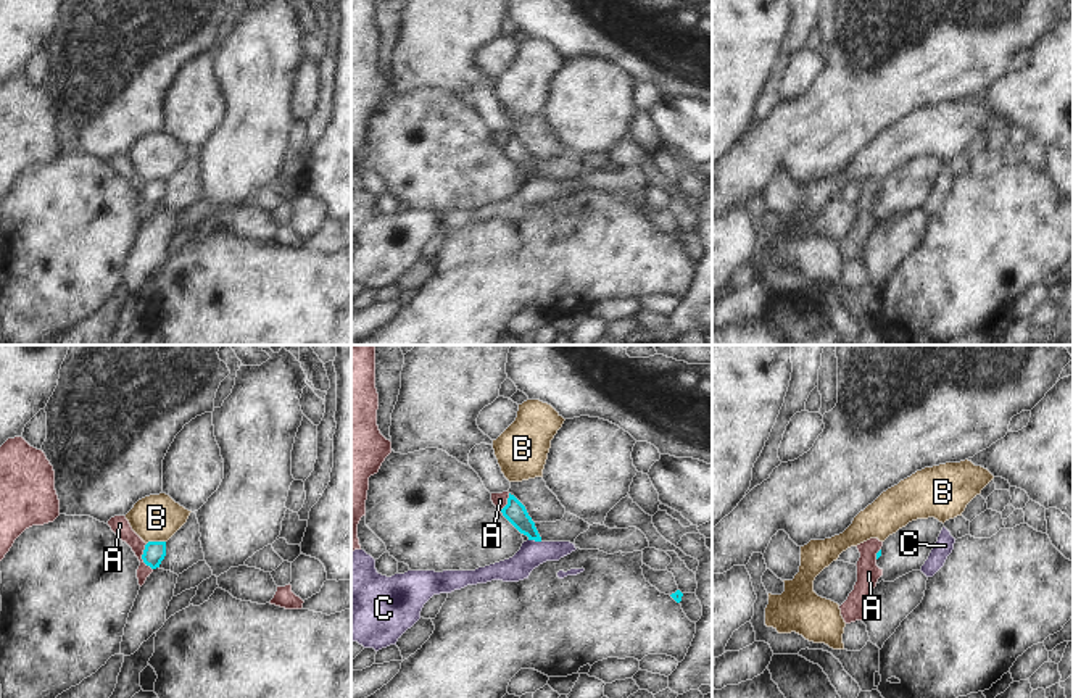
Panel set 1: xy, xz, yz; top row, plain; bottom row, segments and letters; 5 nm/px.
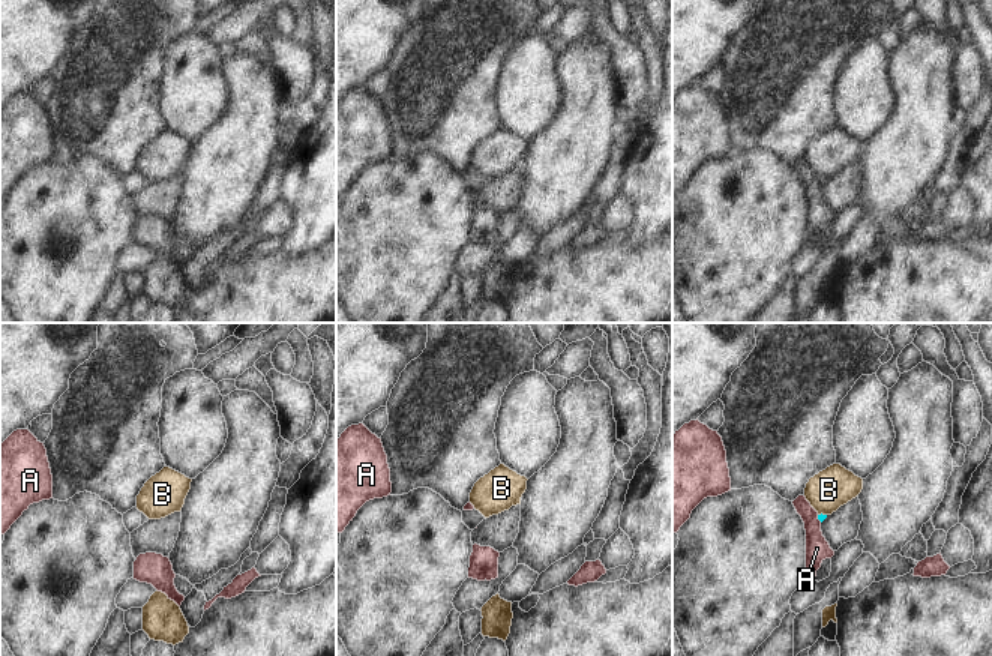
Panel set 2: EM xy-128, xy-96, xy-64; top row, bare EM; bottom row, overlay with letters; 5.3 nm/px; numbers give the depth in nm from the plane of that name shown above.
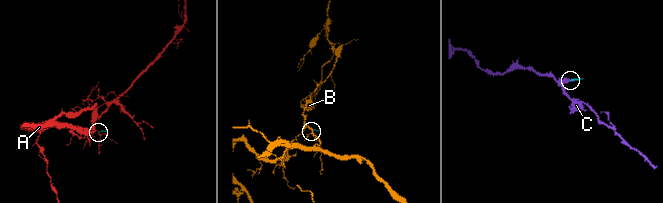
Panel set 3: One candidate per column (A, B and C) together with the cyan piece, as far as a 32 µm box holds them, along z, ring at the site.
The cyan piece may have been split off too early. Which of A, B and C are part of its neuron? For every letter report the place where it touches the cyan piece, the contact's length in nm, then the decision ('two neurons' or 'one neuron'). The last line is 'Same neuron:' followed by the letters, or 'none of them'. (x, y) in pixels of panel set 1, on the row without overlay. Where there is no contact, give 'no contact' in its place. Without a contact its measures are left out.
A: xy (142, 195) | 140 nm | two neurons
B: xy (155, 181) | 100 nm | two neurons
C: xz (535, 179) | 70 nm | two neurons
Same neuron: none of them

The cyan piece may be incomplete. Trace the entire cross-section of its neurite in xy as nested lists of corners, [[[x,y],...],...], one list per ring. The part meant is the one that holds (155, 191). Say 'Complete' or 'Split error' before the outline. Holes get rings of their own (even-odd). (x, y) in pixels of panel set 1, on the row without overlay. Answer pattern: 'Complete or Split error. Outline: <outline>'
Complete. Outline: [[[148,181],[145,184],[142,198],[151,208],[160,206],[161,200],[166,195],[166,181]]]

